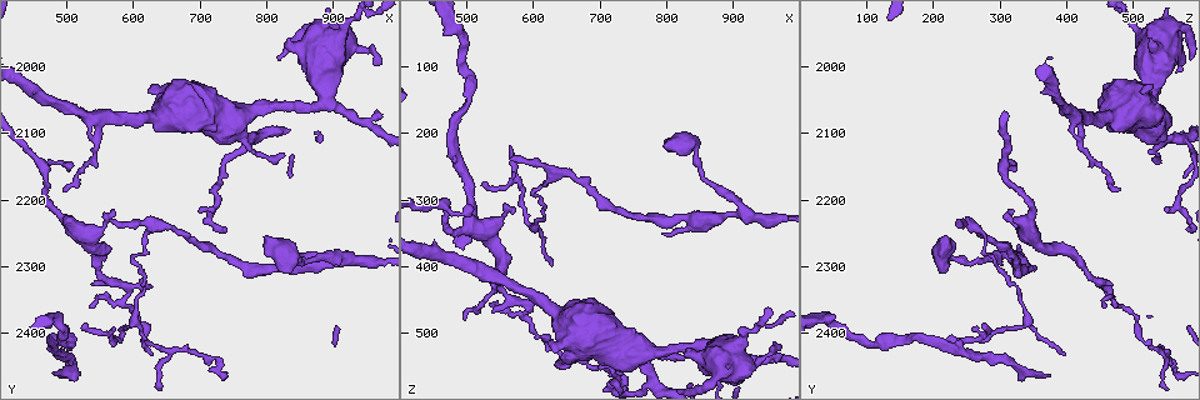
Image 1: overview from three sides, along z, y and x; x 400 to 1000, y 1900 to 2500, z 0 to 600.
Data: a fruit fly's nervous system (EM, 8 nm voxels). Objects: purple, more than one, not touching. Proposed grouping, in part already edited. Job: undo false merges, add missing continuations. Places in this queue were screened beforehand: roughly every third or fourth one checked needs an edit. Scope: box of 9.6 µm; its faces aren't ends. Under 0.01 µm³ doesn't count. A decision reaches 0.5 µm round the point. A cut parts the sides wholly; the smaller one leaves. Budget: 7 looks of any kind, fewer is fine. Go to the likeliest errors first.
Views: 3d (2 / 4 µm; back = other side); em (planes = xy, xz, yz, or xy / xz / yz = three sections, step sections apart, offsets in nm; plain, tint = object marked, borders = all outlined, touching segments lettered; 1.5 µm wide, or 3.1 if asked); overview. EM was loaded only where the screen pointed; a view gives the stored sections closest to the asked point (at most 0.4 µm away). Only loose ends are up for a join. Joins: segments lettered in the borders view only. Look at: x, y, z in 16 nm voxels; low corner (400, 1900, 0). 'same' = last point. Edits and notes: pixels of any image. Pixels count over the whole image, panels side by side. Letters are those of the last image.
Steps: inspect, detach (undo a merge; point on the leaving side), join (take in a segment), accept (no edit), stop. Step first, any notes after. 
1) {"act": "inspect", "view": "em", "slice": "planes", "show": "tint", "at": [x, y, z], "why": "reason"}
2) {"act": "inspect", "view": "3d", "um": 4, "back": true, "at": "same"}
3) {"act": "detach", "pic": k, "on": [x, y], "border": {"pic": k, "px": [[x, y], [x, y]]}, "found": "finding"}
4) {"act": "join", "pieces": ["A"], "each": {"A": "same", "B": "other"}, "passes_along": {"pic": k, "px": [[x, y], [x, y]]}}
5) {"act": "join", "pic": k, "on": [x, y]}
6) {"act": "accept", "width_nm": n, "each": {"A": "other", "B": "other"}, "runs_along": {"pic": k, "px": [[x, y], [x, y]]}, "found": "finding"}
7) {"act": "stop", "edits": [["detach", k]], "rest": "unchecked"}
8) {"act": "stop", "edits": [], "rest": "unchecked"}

{"act": "inspect", "view": "em", "slice": "planes", "show": "borders", "at": [540, 2325, 465]}

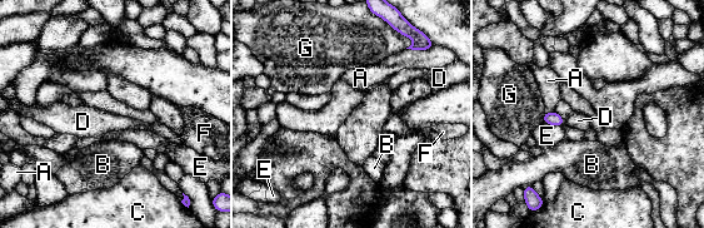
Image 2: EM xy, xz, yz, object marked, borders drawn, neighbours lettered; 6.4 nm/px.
{"act": "accept", "each": {"A": "other", "B": "other", "C": "other", "D": "other", "E": "other", "F": "other", "G": "other"}, "border": {"pic": 2, "px": [[407, 48], [430, 49]]}, "found": "no lettered segment goes on from it"}

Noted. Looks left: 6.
{"act": "inspect", "view": "3d", "um": 2, "back": true, "at": [630, 2435, 400], "why": "thin end"}

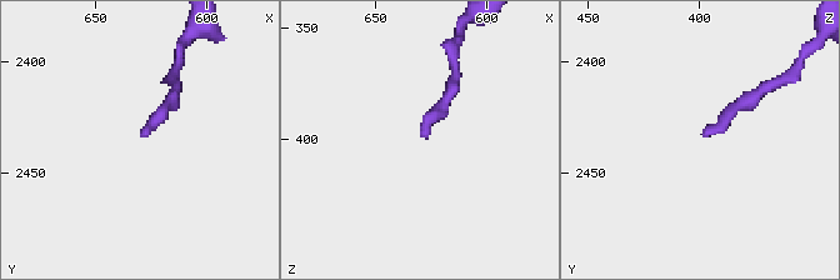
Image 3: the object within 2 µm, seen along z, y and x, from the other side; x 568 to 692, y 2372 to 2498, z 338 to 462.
{"act": "inspect", "view": "em", "slice": "planes", "show": "tint", "at": [629, 2434, 397], "why": "shape alone is not enough"}

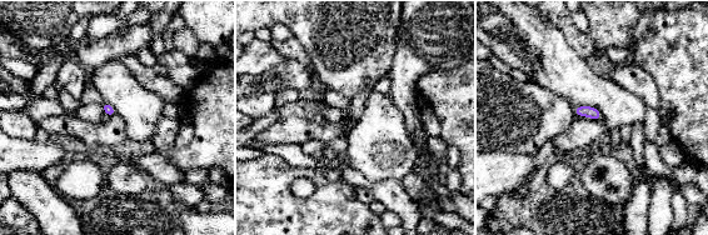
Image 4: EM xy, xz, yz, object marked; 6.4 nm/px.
{"act": "inspect", "view": "em", "slice": "planes", "show": "borders", "at": "same", "why": "what lies round it"}

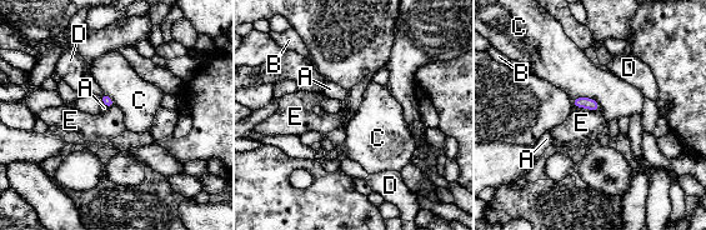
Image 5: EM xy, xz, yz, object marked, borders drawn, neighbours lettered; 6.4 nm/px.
{"act": "accept", "width_nm": 70, "each": {"A": "other", "B": "other", "C": "other", "D": "other", "E": "other"}, "border": {"pic": 5, "px": [[574, 105], [599, 110]]}, "found": "none of them fits"}

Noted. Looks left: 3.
{"act": "inspect", "view": "3d", "um": 4, "at": [800, 2065, 530], "why": "thick turns thin"}

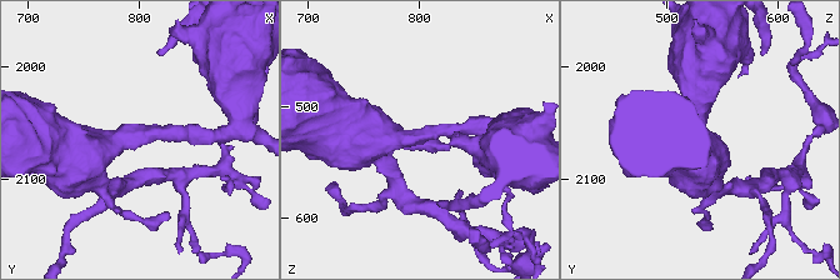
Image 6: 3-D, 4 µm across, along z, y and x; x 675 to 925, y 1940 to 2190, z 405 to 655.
{"act": "inspect", "view": "em", "slice": "xy", "step": 8, "show": "borders", "at": [800, 2062, 526], "arm_widths_nm": [200, 650], "why": "now the EM"}

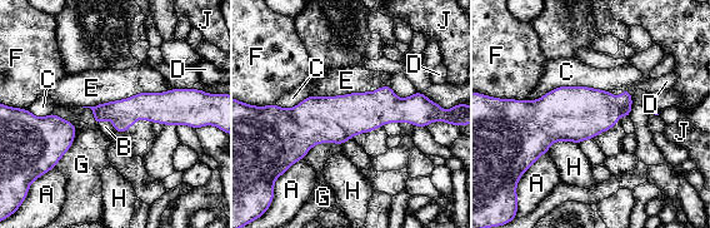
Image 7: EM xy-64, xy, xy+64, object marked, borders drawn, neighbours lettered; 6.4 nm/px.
{"act": "accept", "each": {"A": "other", "B": "other", "C": "other", "D": "other", "E": "other", "F": "other", "G": "other", "H": "other", "J": "other"}, "runs_along": {"pic": 7, "px": [[276, 109], [426, 120]]}, "found": "continuous, no second cell"}

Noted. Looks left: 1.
{"act": "stop", "edits": [], "rest": "unchecked"}

